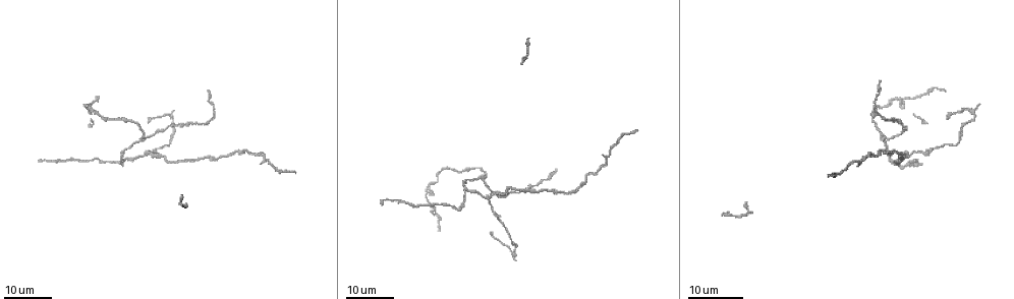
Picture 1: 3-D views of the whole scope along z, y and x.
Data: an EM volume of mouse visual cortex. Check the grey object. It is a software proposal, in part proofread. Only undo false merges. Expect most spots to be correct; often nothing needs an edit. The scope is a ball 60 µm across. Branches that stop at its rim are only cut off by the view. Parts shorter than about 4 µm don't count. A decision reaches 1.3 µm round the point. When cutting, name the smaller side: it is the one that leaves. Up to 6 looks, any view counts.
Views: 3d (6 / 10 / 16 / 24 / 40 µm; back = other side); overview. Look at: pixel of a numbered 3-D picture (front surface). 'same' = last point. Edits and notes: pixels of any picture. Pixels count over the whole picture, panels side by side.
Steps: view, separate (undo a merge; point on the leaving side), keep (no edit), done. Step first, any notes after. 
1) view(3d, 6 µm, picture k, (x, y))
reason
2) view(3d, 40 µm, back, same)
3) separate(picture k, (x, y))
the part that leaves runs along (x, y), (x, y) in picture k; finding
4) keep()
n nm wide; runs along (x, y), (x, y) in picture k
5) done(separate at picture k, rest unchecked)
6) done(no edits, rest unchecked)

view(3d, 24 µm, picture 1, (489, 198))
branch point

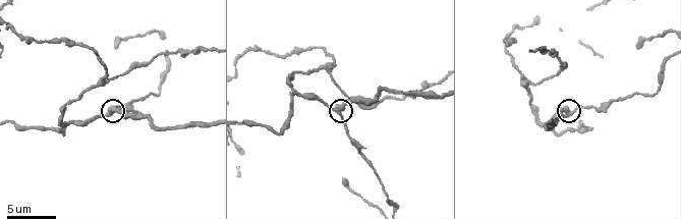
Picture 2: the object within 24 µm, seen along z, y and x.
view(3d, 6 µm, picture 2, (569, 112))

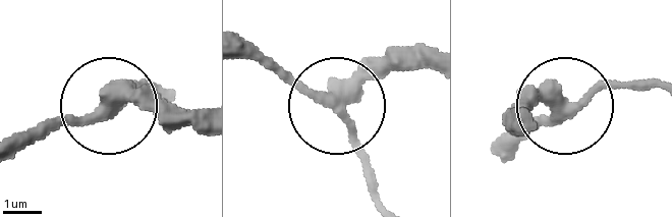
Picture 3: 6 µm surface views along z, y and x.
keep()
3 arms; runs along (434, 55), (395, 58), (340, 104), (373, 178) in picture 3; all the same neuron

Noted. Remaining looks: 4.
view(3d, 6 µm, picture 2, (533, 81))

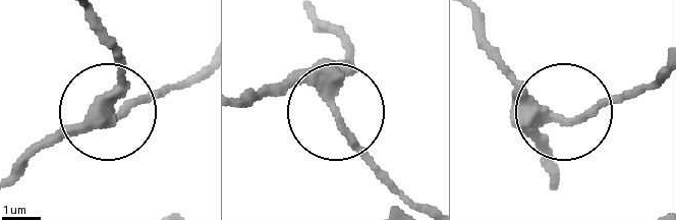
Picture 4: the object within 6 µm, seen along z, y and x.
keep()
side arm 27 µm; runs along (549, 176), (539, 134), (549, 121), (633, 99) in picture 4; continuous, no second neuron

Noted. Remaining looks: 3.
view(3d, 16 µm, picture 1, (901, 160))

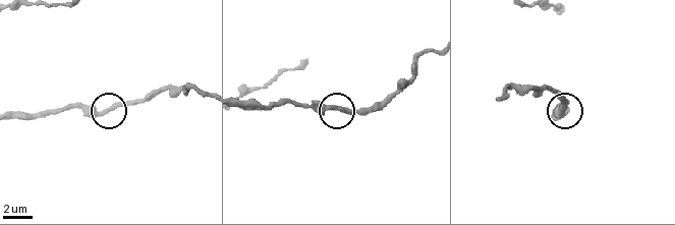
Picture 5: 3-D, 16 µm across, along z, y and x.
view(3d, 6 µm, picture 5, (107, 109))

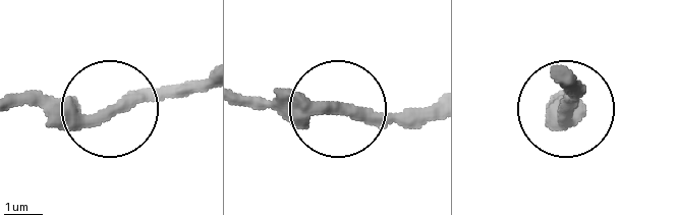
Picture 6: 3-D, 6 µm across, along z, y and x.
keep()
310 nm wide; runs along (242, 97), (424, 116) in picture 6; all the same neuron

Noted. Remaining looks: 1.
done(no edits, rest unchecked)

